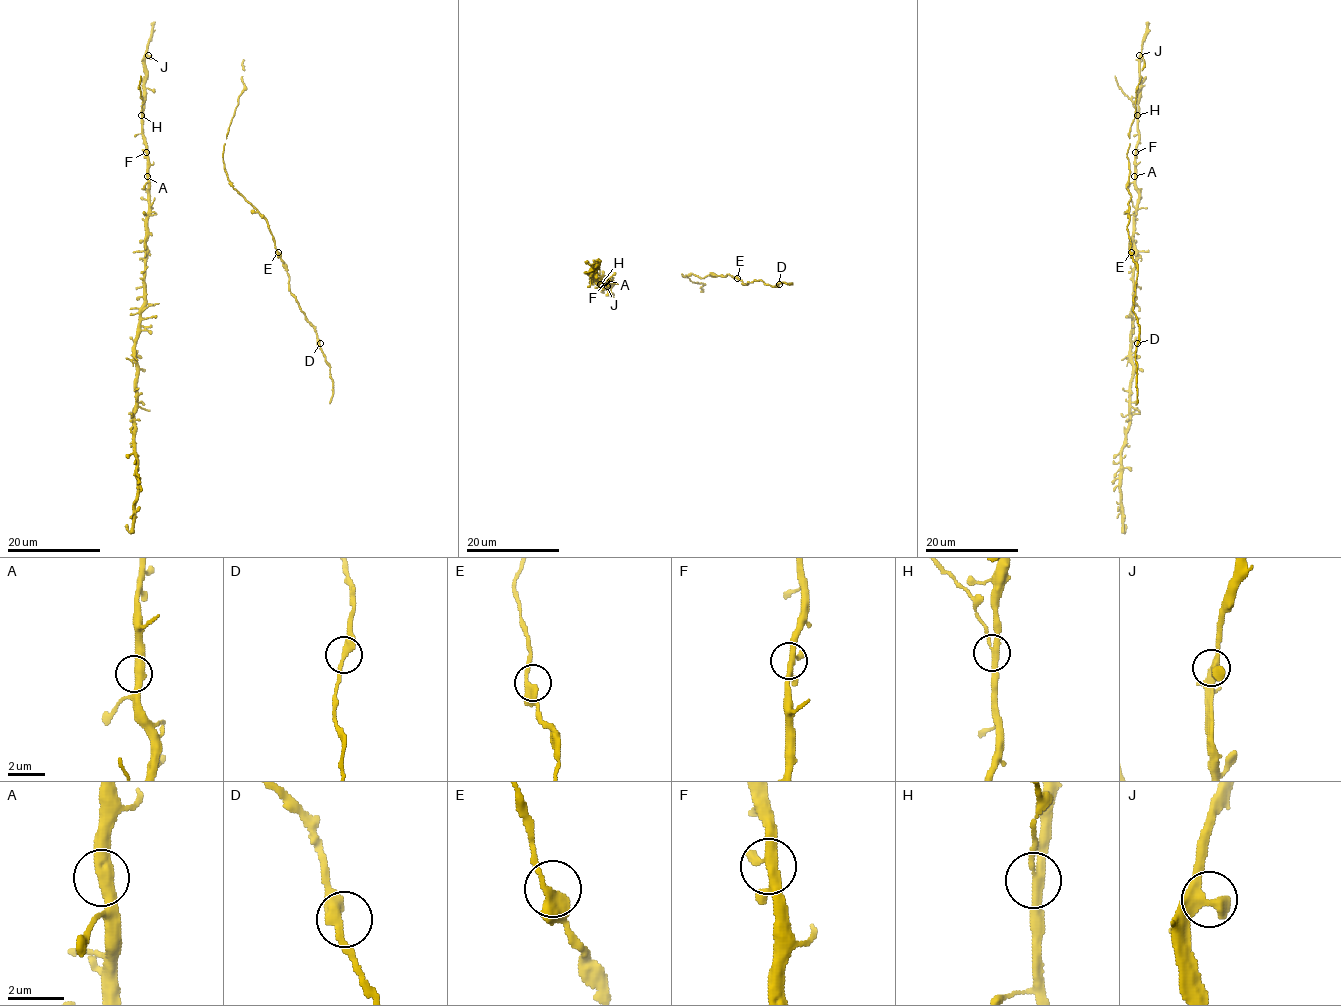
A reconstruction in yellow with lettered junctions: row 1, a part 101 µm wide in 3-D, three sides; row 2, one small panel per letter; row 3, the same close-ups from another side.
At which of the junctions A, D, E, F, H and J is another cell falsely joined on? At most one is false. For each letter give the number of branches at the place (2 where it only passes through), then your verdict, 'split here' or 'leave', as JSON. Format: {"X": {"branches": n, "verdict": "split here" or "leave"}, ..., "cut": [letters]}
{"A": {"branches": 2, "verdict": "leave"}, "D": {"branches": 2, "verdict": "leave"}, "E": {"branches": 2, "verdict": "leave"}, "F": {"branches": 3, "verdict": "leave"}, "H": {"branches": 3, "verdict": "split here"}, "J": {"branches": 2, "verdict": "leave"}, "cut": ["H"]}

